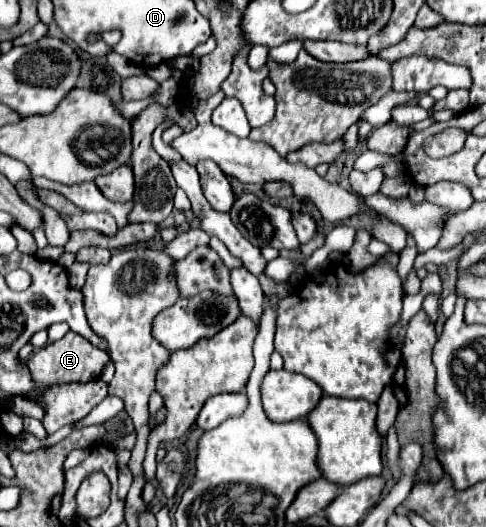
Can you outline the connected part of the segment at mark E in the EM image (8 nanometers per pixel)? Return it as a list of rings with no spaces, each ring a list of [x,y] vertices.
[[[69,331],[63,339],[49,343],[45,347],[41,347],[39,351],[35,351],[29,361],[27,361],[27,369],[31,371],[31,379],[35,383],[33,393],[29,393],[29,397],[25,397],[27,401],[43,407],[41,403],[41,395],[45,389],[55,387],[55,385],[67,385],[67,383],[89,383],[101,377],[101,371],[105,367],[105,363],[109,361],[109,355],[99,351],[97,347],[93,347],[87,339],[83,339],[79,333]]]

